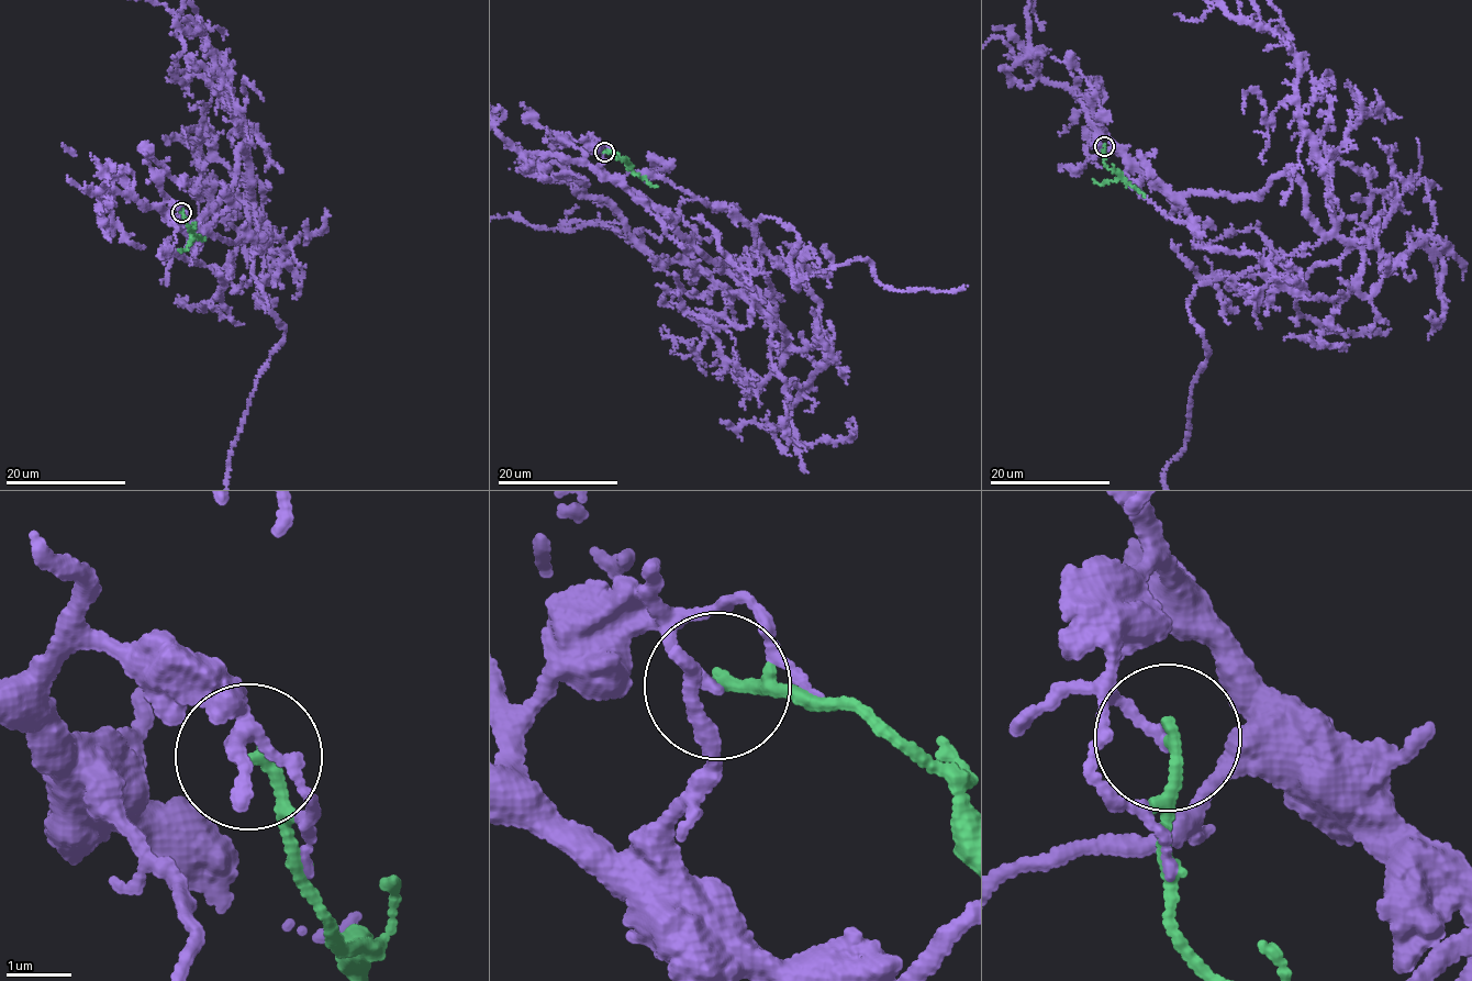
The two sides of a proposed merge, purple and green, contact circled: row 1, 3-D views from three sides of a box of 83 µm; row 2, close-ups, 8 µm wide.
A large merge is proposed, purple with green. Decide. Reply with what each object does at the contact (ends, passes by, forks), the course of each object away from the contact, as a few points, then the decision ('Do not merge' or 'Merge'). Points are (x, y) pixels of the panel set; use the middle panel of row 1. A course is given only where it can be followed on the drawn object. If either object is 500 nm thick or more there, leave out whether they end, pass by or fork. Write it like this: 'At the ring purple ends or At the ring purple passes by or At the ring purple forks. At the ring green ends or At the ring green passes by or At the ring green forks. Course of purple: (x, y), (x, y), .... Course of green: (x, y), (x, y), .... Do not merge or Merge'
At the ring purple ends. At the ring green ends. Course of green: (603, 152), (617, 155), (638, 176), (658, 187). Do not merge

